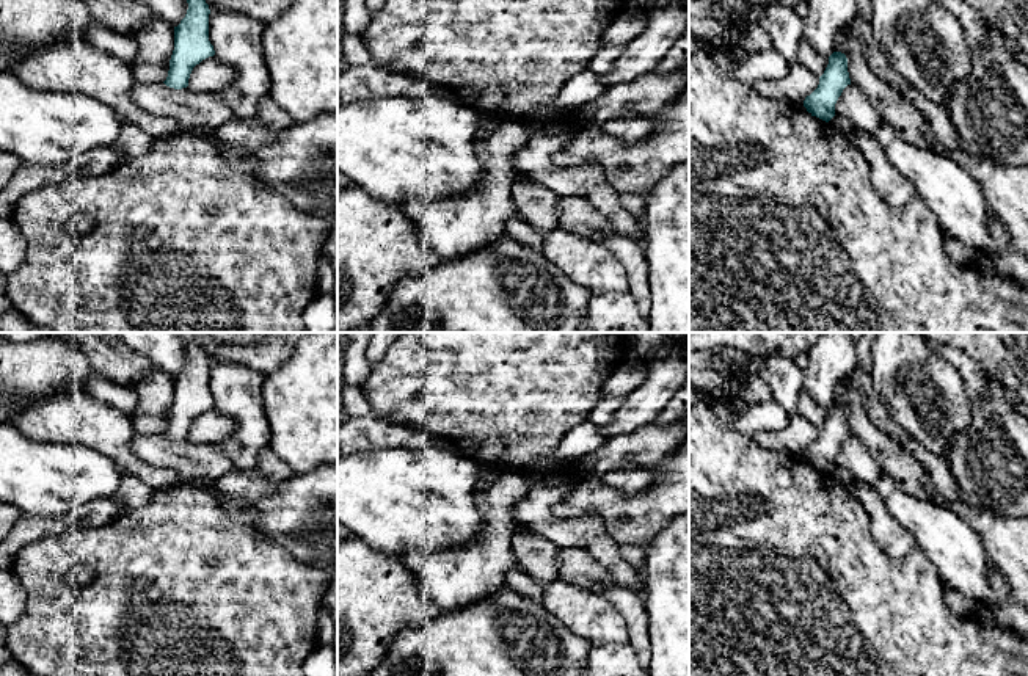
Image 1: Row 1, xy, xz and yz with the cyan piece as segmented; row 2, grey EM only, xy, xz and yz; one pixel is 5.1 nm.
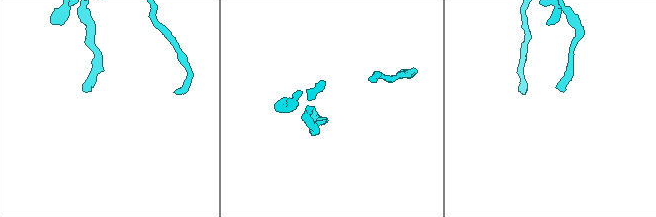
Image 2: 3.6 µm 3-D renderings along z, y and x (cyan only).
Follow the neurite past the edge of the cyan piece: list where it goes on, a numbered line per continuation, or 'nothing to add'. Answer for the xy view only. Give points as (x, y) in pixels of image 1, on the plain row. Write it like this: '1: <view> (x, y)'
nothing to add

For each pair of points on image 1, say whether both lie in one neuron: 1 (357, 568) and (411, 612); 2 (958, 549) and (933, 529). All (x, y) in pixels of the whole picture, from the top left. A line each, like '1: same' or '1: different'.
1: same
2: same

